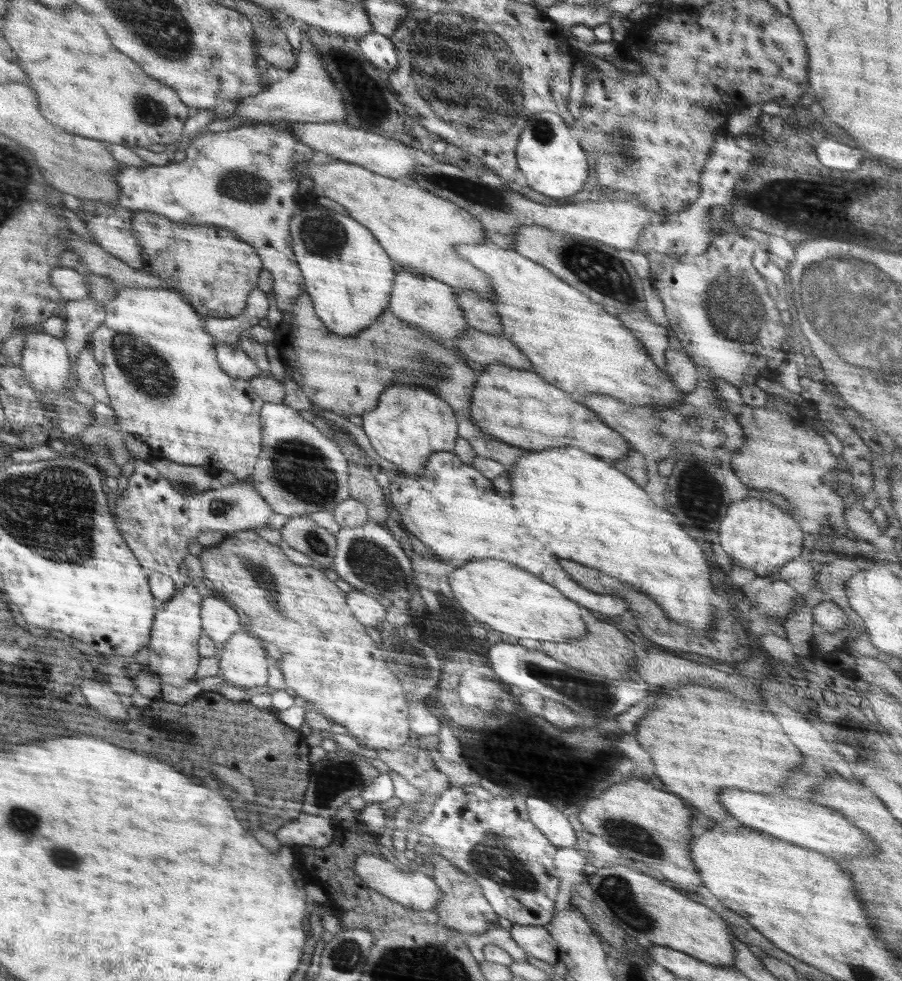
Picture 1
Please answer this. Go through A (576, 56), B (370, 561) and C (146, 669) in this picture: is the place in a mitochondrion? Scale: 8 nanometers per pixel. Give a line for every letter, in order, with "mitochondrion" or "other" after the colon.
A: other
B: mitochondrion
C: other

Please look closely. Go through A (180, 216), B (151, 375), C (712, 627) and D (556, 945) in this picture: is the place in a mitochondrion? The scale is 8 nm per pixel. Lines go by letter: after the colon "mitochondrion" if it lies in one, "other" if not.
A: other
B: mitochondrion
C: other
D: other

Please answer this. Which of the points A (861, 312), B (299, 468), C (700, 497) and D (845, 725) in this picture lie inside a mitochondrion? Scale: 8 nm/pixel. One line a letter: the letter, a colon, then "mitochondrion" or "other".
A: mitochondrion
B: mitochondrion
C: mitochondrion
D: other

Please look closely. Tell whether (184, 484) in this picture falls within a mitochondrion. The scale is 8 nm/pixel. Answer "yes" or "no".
yes

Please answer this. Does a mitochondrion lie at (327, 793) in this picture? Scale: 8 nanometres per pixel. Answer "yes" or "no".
yes

